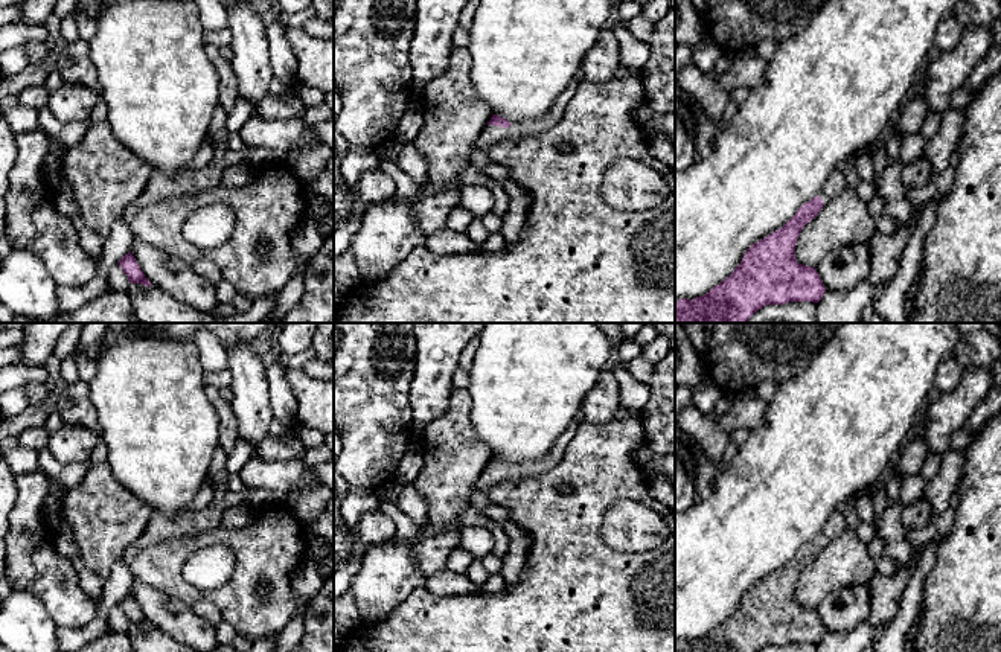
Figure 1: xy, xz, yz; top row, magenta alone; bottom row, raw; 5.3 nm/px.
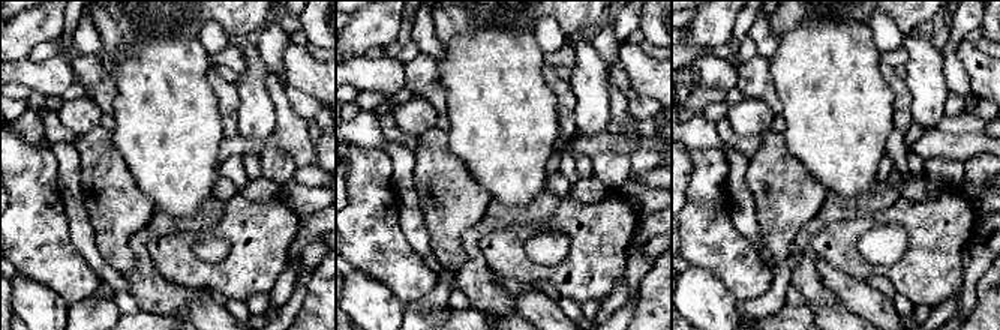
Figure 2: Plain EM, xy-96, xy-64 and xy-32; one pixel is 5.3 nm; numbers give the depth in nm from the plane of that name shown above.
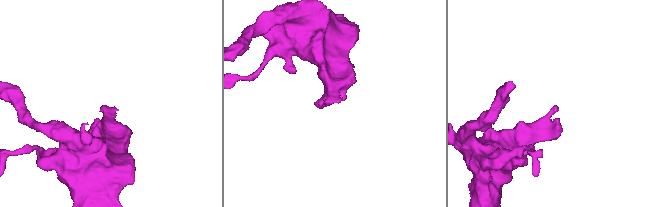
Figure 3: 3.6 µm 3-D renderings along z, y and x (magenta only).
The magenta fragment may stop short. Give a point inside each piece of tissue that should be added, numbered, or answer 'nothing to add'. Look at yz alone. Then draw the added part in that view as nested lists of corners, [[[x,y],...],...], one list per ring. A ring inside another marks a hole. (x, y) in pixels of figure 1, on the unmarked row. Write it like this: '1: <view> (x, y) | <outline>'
1: yz (835, 524) | [[[835,510],[827,518],[824,529],[817,535],[823,544],[829,544],[833,538],[839,536],[846,530],[846,521],[839,510]]]

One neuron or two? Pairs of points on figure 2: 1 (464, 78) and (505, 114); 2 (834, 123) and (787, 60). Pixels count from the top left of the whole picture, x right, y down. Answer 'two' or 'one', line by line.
1: one
2: one

